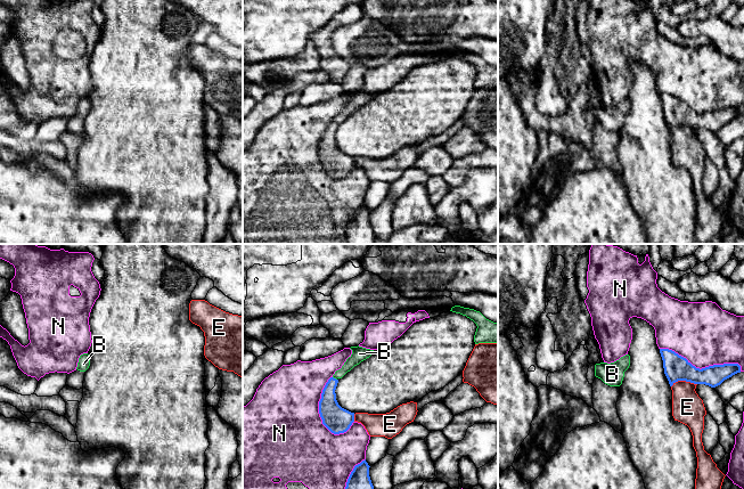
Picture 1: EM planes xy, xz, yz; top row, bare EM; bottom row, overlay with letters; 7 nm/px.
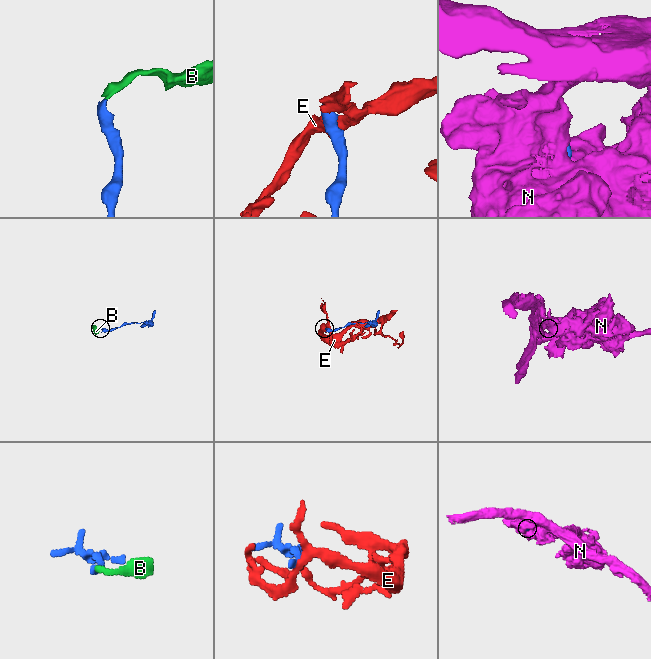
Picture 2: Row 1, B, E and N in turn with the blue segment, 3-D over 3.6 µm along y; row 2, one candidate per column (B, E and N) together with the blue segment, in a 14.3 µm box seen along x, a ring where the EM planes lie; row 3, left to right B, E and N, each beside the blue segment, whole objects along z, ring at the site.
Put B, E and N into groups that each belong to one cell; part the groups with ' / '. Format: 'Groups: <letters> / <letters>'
Groups: B / E / N

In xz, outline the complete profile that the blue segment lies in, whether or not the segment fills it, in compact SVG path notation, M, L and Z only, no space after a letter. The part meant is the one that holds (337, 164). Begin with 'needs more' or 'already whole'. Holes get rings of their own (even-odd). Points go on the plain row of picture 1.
needs more; M351 91L352 99L346 104L341 114L326 128L321 144L319 146L319 158L322 164L322 169L334 179L346 177L354 166L354 157L351 157L342 153L336 145L336 131L338 124L342 123L348 116L361 106L369 103L374 95L362 91Z

